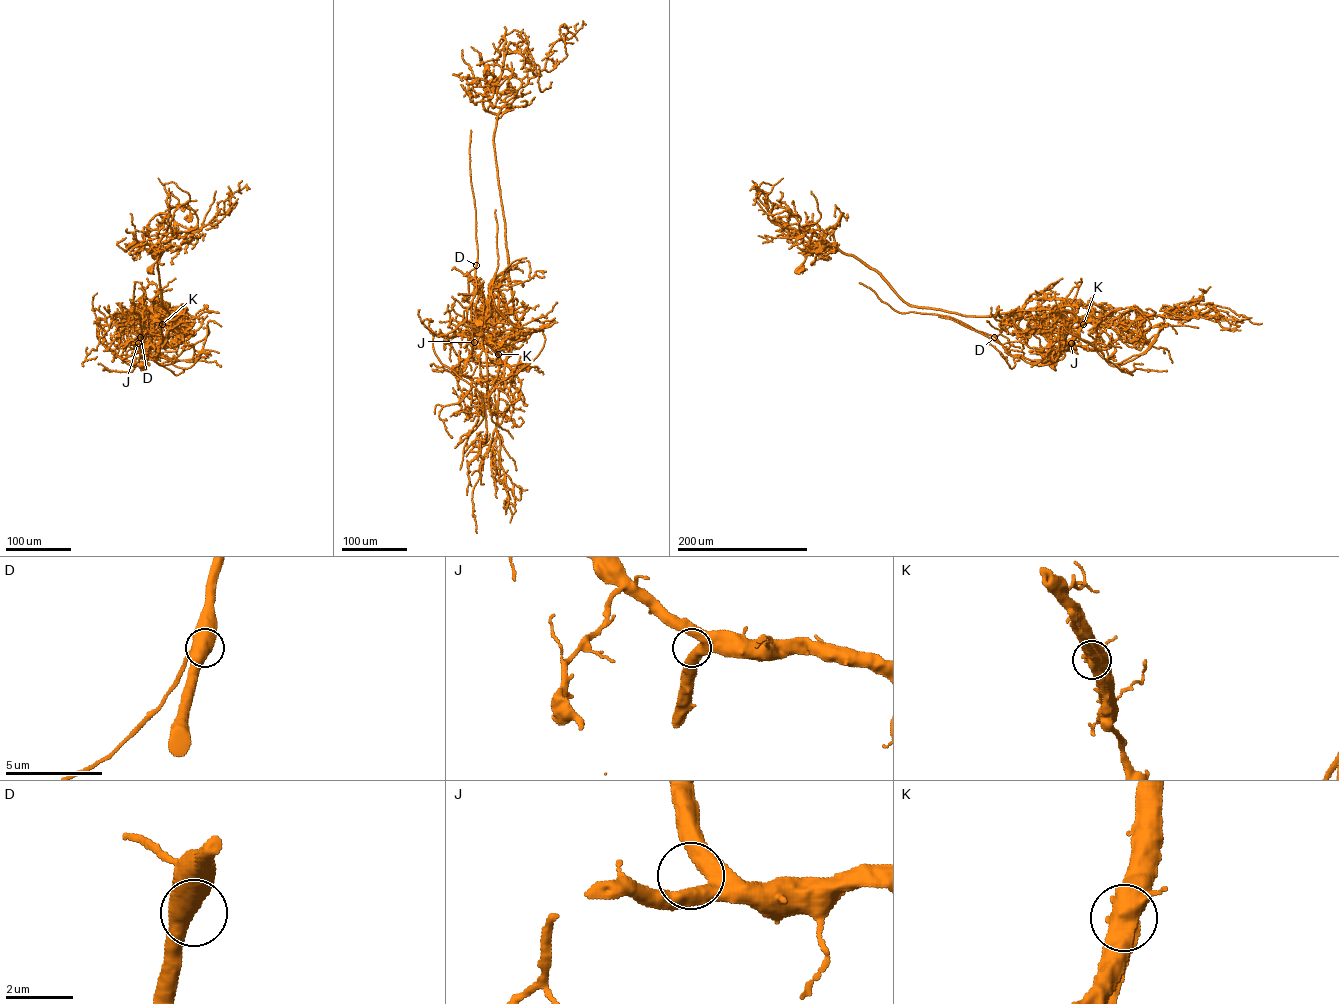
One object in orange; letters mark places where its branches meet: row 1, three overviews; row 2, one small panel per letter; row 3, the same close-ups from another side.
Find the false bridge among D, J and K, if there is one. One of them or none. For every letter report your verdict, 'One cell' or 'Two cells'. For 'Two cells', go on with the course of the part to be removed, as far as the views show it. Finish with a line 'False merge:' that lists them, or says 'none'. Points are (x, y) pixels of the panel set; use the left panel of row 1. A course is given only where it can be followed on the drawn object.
D: One cell
J: One cell
K: Two cells. Course of the part to remove: (162, 324), (145, 343), (115, 333), (116, 355), (97, 328), (132, 366), (147, 360), (141, 336), (121, 362)
False merge: K

